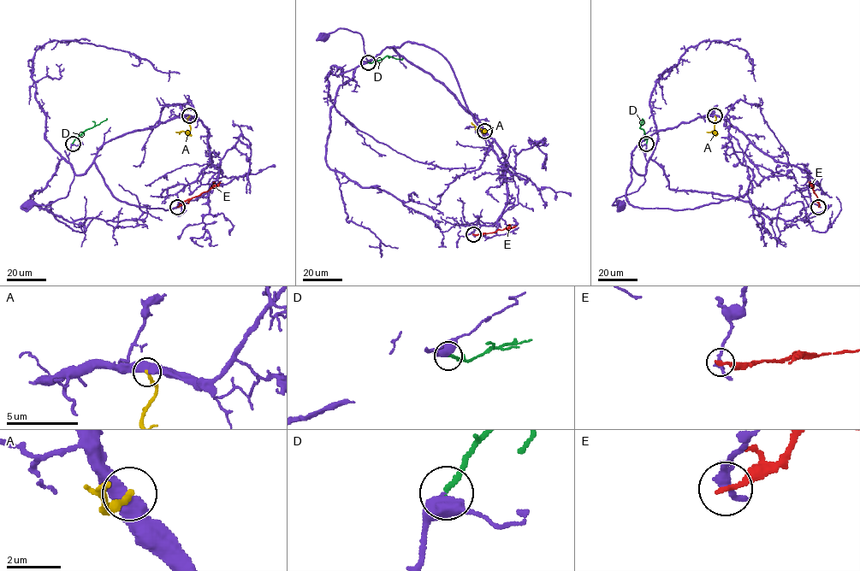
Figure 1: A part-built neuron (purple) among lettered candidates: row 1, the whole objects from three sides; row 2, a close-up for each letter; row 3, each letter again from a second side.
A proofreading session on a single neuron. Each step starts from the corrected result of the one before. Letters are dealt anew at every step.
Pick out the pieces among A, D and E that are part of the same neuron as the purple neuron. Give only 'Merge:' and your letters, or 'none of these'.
Merge: D

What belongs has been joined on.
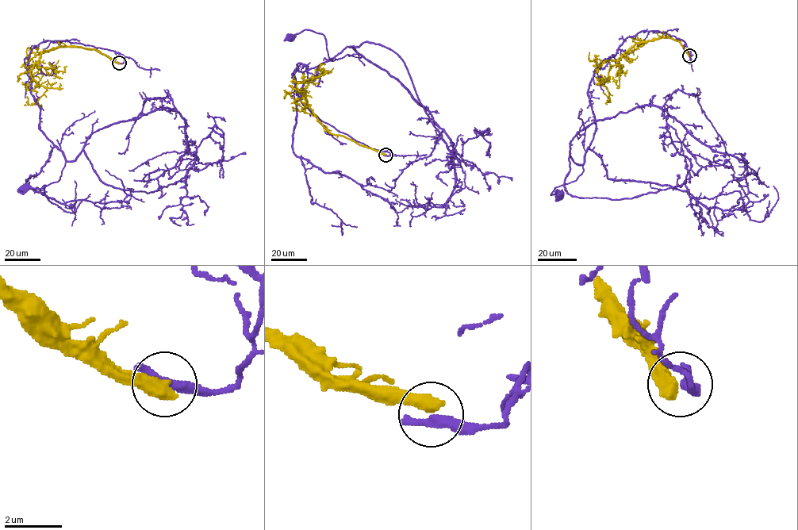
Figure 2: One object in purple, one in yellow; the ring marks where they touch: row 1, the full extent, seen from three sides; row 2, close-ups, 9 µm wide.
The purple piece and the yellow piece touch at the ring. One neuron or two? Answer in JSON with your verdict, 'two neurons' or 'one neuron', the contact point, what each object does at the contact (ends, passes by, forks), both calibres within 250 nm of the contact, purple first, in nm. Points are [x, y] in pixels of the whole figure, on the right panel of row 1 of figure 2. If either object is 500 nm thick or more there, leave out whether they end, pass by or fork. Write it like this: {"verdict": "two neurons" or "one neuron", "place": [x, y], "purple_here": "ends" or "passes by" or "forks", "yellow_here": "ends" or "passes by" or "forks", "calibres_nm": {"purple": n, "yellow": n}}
{"verdict": "two neurons", "place": [689, 55], "calibres_nm": {"purple": 400, "yellow": 500}}

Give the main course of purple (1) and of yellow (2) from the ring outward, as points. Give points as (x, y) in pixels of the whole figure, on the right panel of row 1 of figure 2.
1: (690, 55), (682, 40), (641, 31), (596, 69), (588, 94), (596, 128), (583, 170), (551, 194), (559, 194)
2: (689, 55), (678, 40), (668, 37), (638, 42), (609, 71), (604, 85), (609, 93), (608, 101), (603, 92)

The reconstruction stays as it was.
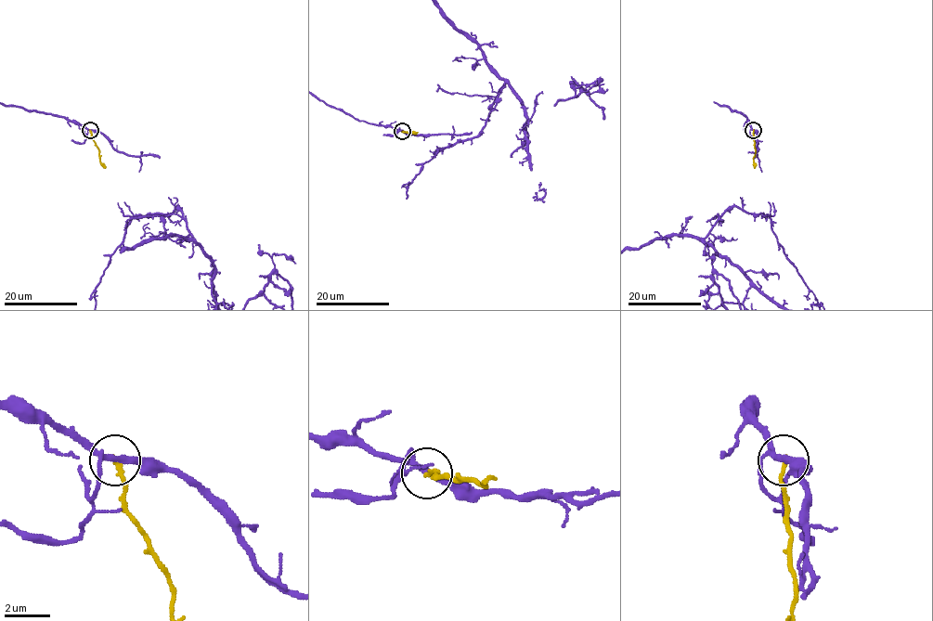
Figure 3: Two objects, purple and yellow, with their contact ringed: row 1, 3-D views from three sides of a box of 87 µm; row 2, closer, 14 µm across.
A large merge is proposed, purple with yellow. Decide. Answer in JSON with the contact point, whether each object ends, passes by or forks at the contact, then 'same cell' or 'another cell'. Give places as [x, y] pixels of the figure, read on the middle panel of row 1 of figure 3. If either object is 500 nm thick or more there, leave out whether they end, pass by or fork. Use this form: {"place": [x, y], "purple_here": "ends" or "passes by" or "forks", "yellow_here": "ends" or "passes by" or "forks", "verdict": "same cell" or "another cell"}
{"place": [402, 131], "purple_here": "forks", "yellow_here": "ends", "verdict": "another cell"}

